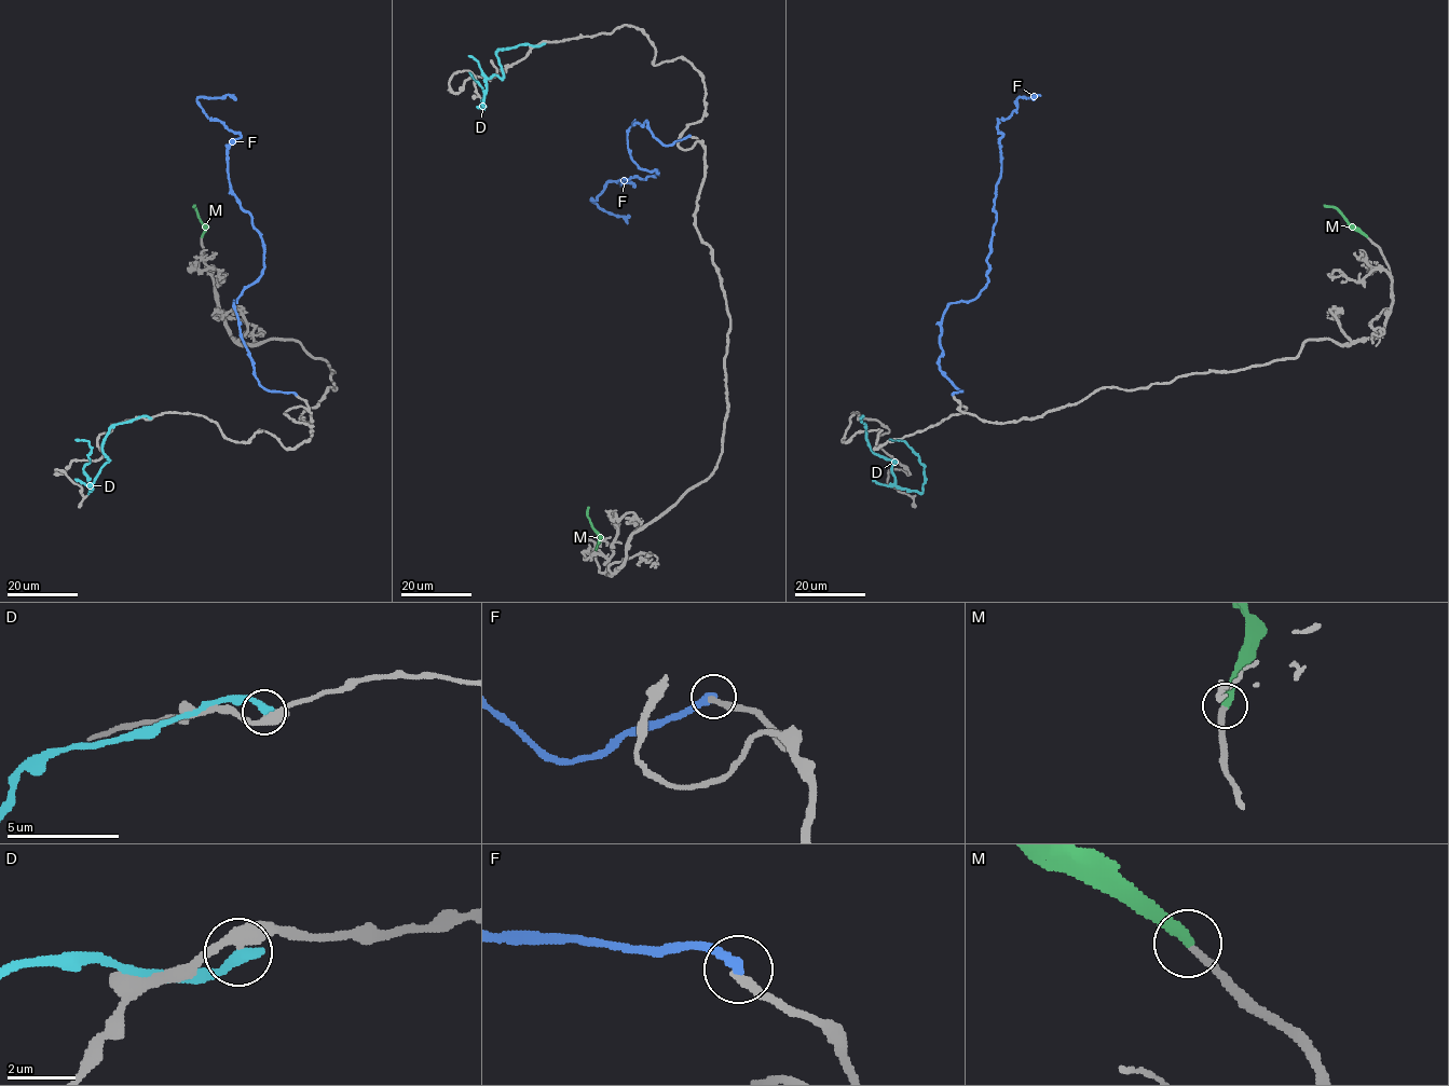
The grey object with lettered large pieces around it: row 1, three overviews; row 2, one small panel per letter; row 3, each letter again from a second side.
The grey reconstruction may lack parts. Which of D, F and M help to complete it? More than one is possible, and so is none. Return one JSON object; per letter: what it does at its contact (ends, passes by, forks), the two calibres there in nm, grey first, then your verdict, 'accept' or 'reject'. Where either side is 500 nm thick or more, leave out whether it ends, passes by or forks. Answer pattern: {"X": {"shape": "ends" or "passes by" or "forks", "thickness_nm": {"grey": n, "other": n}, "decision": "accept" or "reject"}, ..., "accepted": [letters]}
{"D": {"shape": "ends", "thickness_nm": {"grey": 360, "other": 400}, "decision": "reject"}, "F": {"shape": "ends", "thickness_nm": {"grey": 280, "other": 320}, "decision": "reject"}, "M": {"shape": "ends", "thickness_nm": {"grey": 220, "other": 280}, "decision": "accept"}, "accepted": ["M"]}

